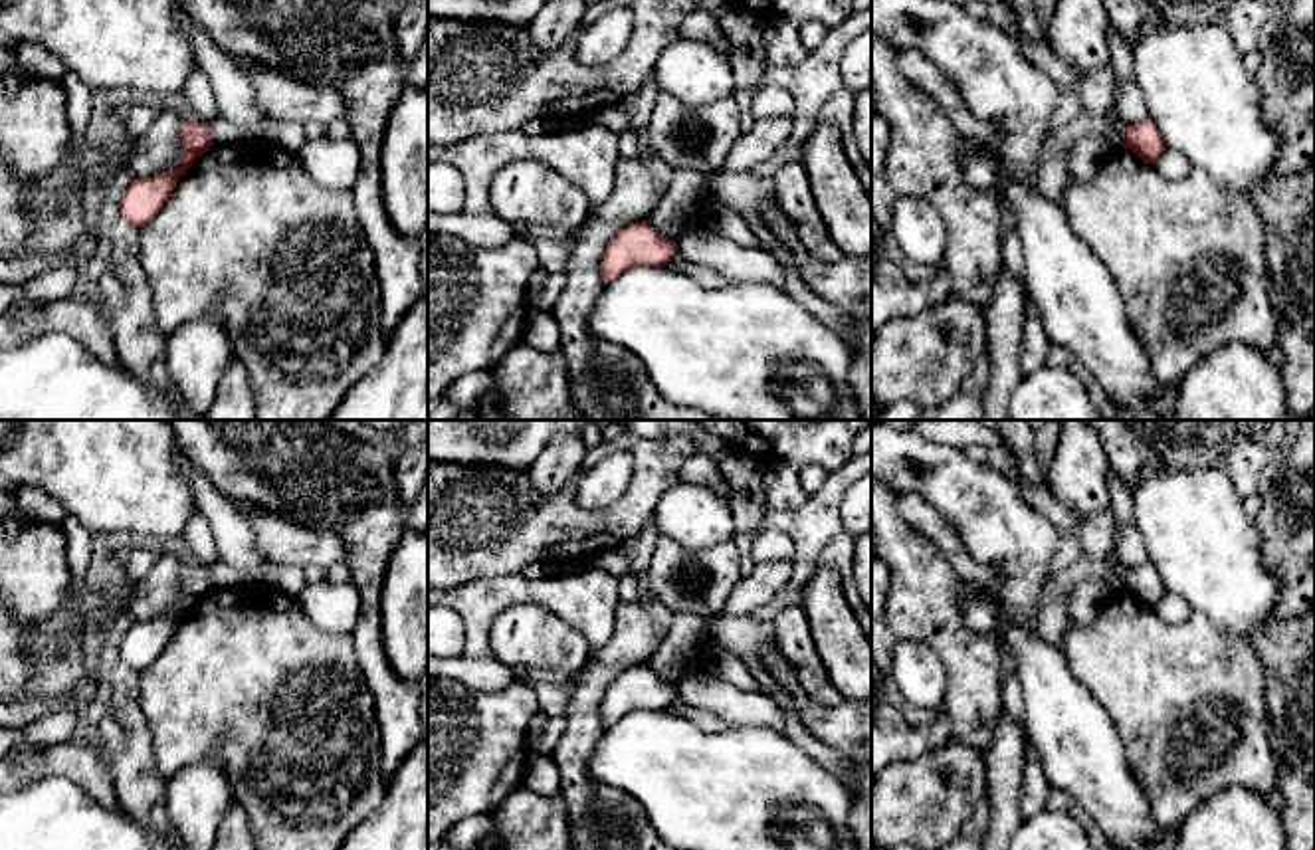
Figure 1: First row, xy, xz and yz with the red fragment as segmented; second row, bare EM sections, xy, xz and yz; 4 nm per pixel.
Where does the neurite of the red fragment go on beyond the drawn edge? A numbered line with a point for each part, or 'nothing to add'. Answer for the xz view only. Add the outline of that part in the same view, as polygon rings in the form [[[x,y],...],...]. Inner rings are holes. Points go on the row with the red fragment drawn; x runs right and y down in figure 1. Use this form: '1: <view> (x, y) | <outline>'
nothing to add

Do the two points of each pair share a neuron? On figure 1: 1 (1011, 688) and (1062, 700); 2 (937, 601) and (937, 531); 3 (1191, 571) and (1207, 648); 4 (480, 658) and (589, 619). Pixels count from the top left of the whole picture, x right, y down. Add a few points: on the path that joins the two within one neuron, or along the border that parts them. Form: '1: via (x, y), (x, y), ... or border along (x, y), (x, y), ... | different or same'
1: border along (1012, 670), (1020, 686), (1024, 722) | different
2: border along (902, 518), (927, 535), (963, 579) | different
3: border along (1191, 611), (1203, 613), (1230, 637), (1238, 638) | different
4: via (478, 621), (505, 593), (551, 593) | same

